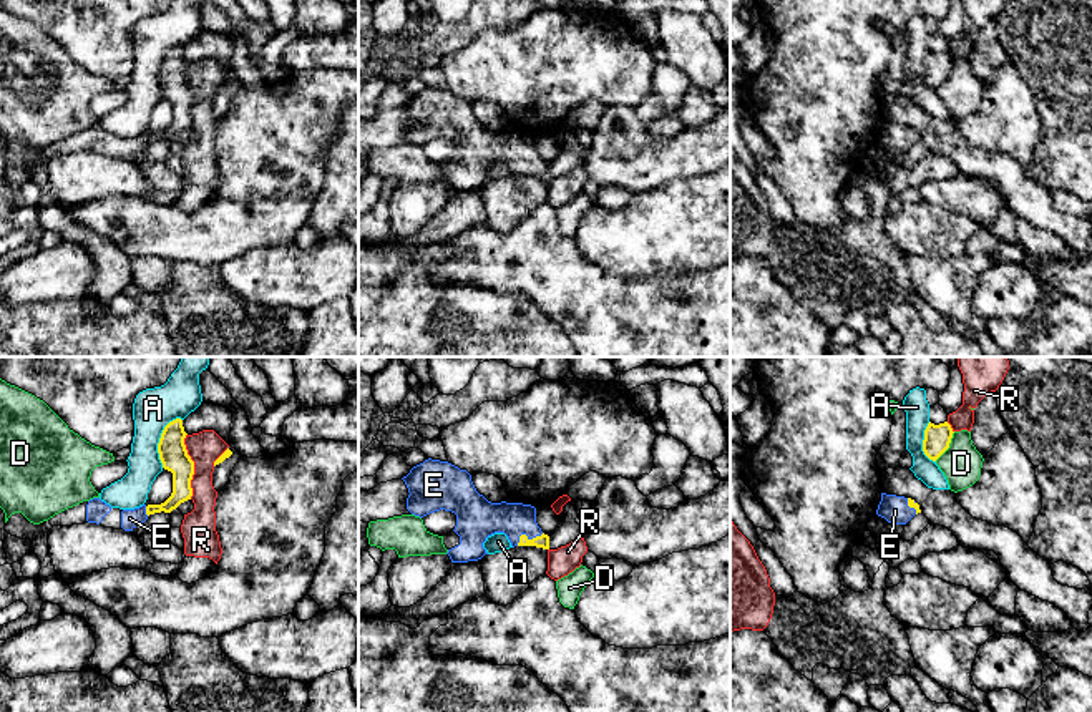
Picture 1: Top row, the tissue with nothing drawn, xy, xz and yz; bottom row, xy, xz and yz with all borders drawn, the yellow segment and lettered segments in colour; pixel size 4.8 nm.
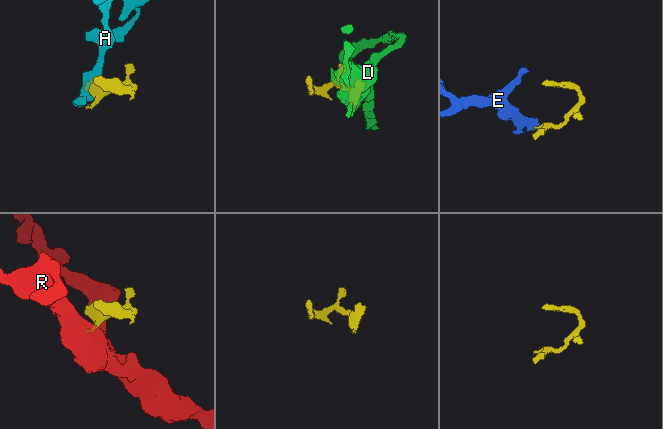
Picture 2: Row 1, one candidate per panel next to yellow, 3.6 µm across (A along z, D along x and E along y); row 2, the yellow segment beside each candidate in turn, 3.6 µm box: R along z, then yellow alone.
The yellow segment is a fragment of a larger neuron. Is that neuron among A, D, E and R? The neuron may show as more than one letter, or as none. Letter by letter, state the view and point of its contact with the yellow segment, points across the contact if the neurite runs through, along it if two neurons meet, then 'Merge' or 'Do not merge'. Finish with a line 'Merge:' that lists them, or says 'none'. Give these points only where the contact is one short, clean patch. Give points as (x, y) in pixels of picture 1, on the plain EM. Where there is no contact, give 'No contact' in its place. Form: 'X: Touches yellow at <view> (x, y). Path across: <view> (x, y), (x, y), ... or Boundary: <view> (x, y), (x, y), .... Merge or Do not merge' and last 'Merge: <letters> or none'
A: Touches yellow at xy (160, 68). Boundary: xy (180, 45), (173, 47), (161, 62), (158, 72), (161, 95). Do not merge
D: Touches yellow at yz (948, 75). Do not merge
E: Touches yellow at xz (526, 165). Path across: xz (540, 170), (526, 165), (508, 146), (478, 146). Merge
R: Touches yellow at xy (193, 95). Do not merge
Merge: E

